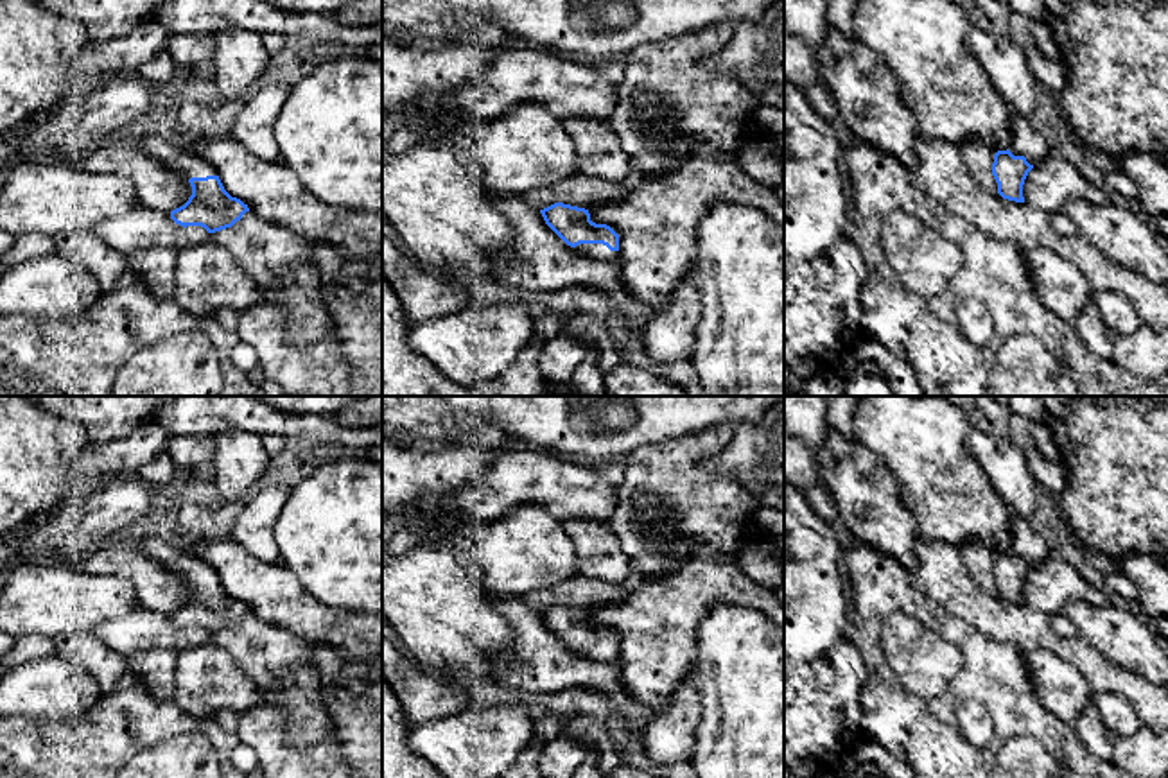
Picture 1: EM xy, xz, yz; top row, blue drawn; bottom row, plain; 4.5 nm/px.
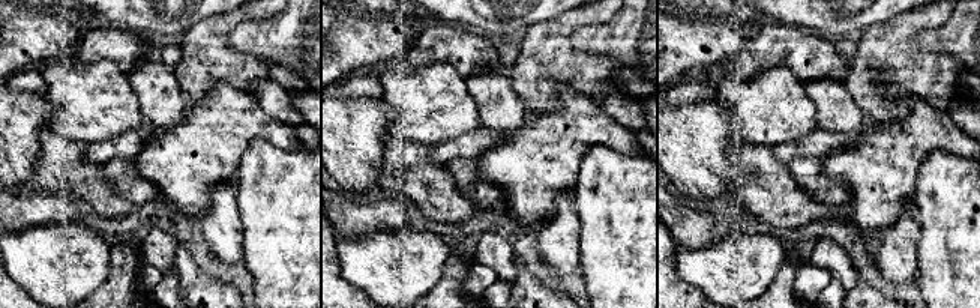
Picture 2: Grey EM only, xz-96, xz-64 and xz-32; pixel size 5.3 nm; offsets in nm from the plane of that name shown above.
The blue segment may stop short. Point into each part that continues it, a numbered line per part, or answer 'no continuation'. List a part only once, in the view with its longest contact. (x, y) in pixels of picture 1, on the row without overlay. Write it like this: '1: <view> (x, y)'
1: xz (598, 653)

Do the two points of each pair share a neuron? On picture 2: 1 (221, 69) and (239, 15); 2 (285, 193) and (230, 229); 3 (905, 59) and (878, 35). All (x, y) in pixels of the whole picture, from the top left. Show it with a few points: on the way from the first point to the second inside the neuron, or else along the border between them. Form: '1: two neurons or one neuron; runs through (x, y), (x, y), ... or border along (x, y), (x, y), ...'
1: one neuron; runs through (221, 56), (221, 33), (225, 29)
2: two neurons; border along (233, 188), (243, 229), (243, 257)
3: one neuron; runs through (899, 56), (884, 41)

